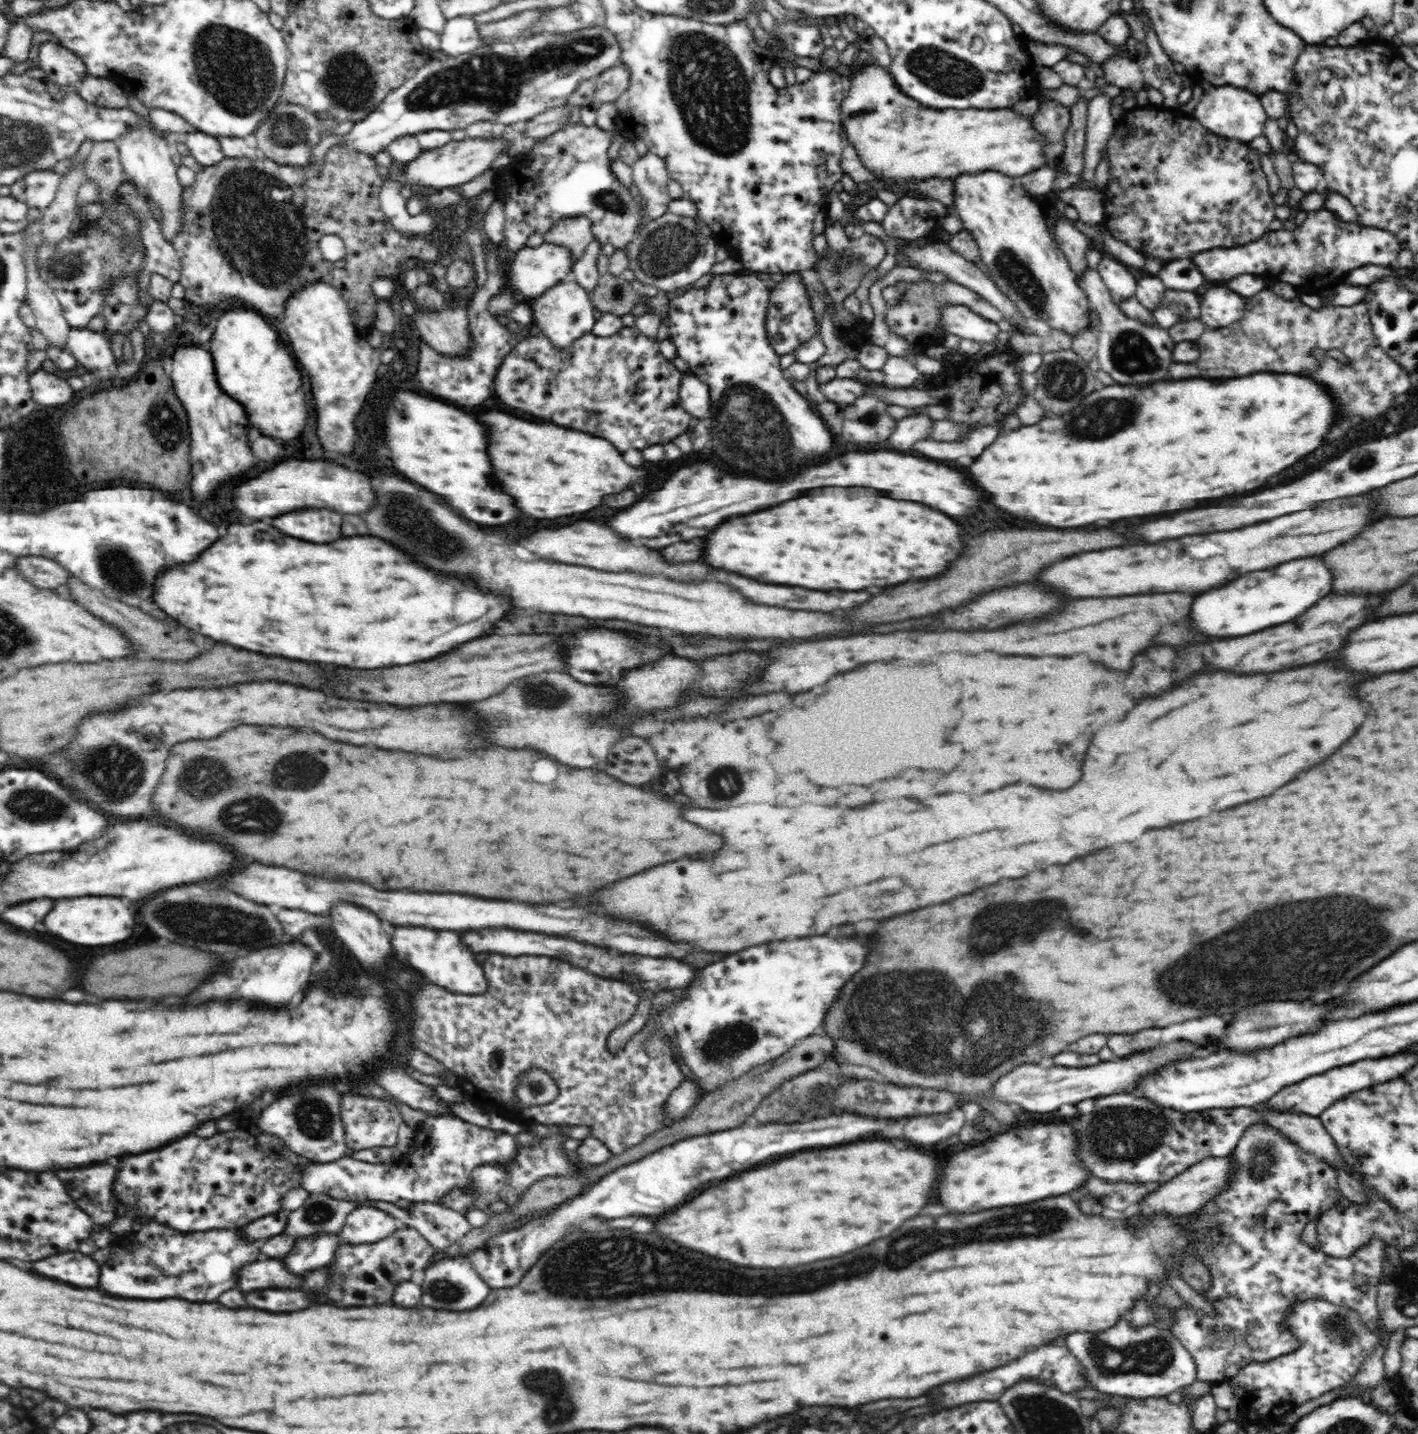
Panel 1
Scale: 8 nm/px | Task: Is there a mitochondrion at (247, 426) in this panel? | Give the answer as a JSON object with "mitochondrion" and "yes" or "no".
{"mitochondrion":"no"}

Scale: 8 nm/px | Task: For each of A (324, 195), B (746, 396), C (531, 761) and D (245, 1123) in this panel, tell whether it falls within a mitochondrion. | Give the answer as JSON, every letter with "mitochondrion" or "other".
{"A":"other","B":"mitochondrion","C":"other","D":"other"}

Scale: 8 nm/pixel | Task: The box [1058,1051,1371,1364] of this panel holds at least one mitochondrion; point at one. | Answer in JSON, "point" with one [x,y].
{"point":[1119,1134]}

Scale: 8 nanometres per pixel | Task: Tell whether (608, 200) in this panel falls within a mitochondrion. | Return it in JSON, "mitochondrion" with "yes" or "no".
{"mitochondrion":"yes"}

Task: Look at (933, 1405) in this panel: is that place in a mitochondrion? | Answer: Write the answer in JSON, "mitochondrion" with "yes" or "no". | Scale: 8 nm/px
{"mitochondrion":"no"}

